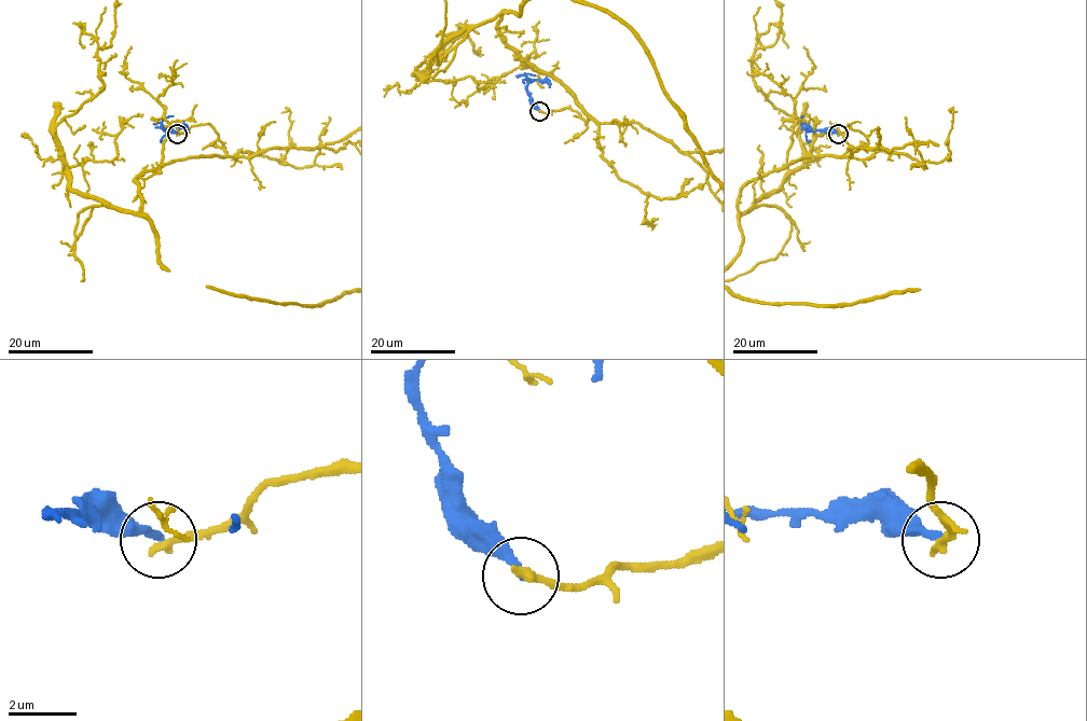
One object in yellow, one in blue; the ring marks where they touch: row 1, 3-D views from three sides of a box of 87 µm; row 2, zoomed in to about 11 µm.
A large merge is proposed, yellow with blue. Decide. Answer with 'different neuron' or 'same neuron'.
different neuron

